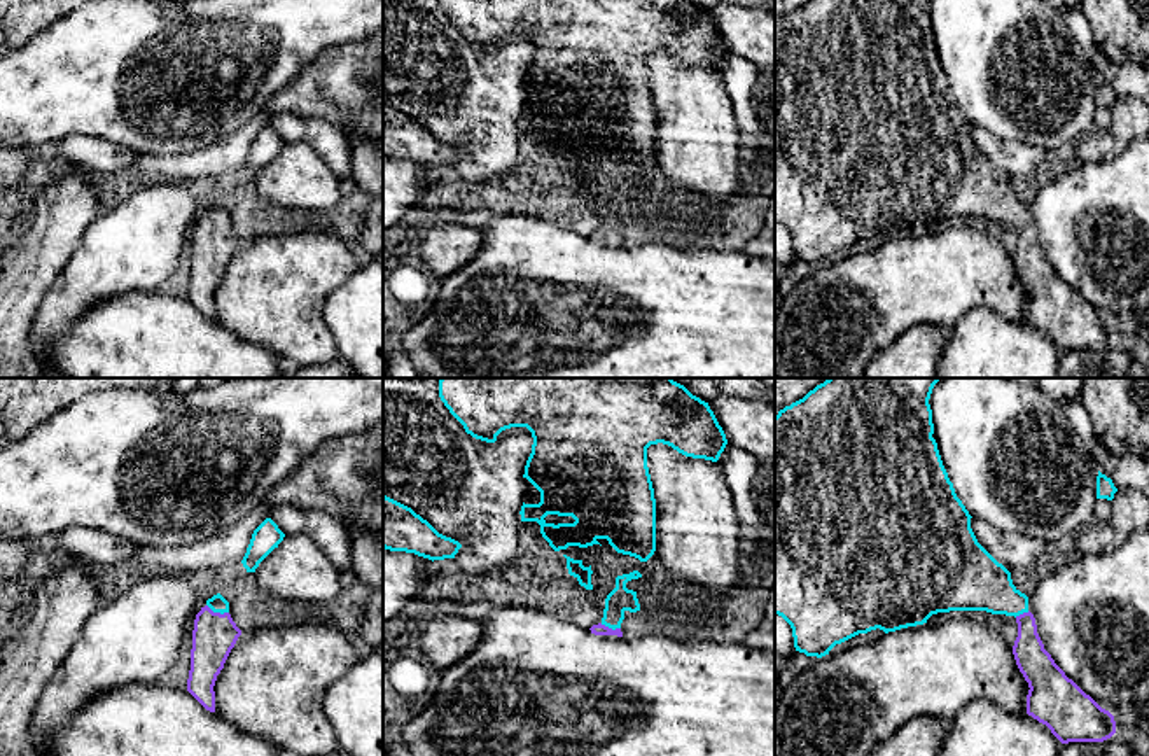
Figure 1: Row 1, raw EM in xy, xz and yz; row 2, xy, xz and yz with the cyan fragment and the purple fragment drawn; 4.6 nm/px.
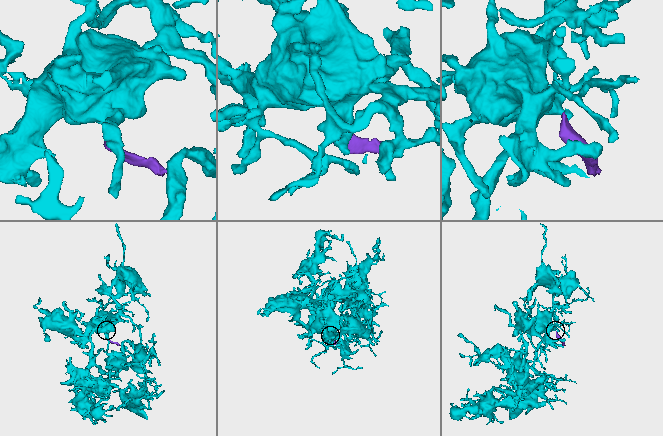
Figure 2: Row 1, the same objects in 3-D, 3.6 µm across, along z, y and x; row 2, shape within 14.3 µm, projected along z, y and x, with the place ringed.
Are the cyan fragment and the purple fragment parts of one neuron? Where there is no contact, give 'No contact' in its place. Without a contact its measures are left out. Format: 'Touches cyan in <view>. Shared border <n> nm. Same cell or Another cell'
Touches cyan in xy. Shared border 110 nm. Same cell

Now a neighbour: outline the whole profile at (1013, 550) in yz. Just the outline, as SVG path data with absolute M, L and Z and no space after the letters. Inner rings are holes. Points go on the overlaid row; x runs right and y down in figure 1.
M971 518L978 542L1009 572L1034 569L1048 542L1020 532L1002 532L983 520Z

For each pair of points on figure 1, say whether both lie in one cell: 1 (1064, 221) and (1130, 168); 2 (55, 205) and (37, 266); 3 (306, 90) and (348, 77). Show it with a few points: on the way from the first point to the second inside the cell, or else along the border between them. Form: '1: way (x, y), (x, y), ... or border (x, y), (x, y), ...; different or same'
1: way (1079, 210), (1092, 207), (1114, 184); same
2: way (55, 221), (55, 235), (44, 251); same
3: way (317, 84), (338, 84); same

